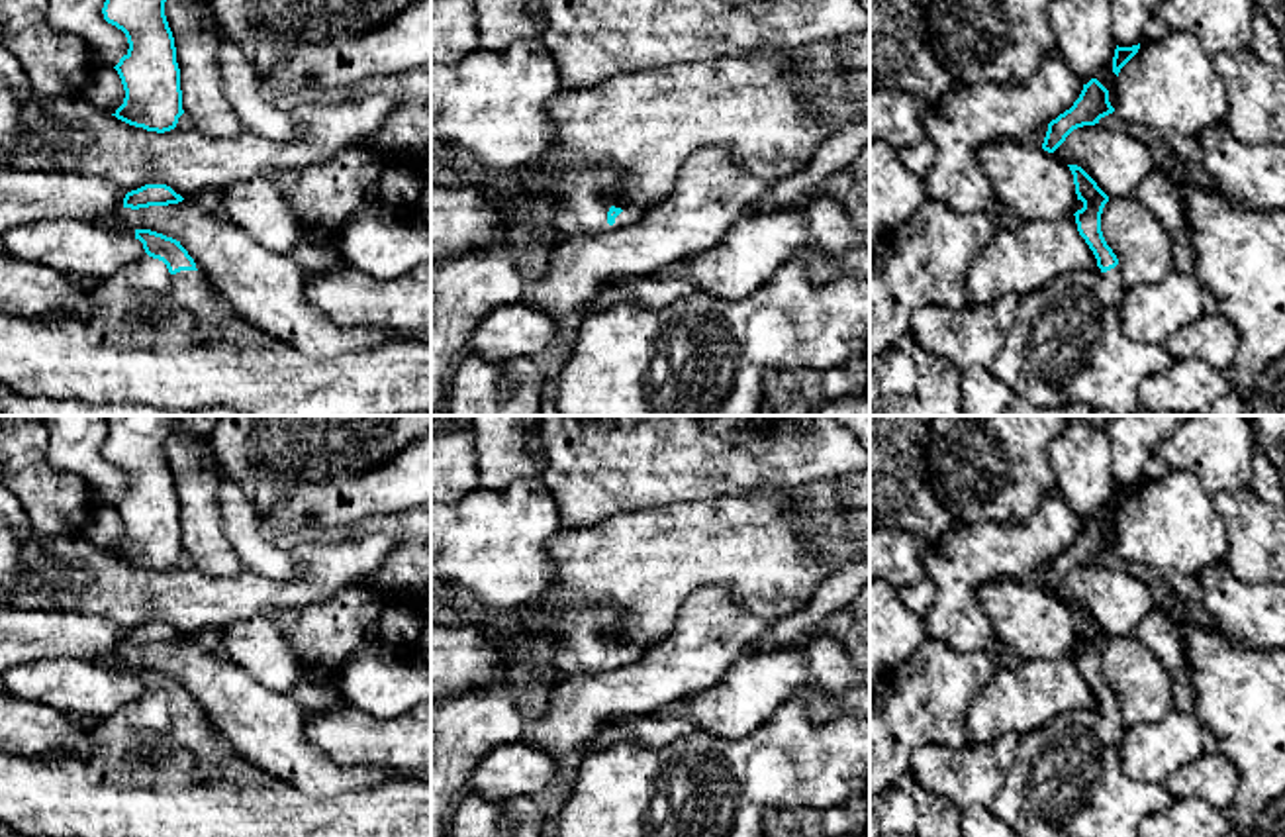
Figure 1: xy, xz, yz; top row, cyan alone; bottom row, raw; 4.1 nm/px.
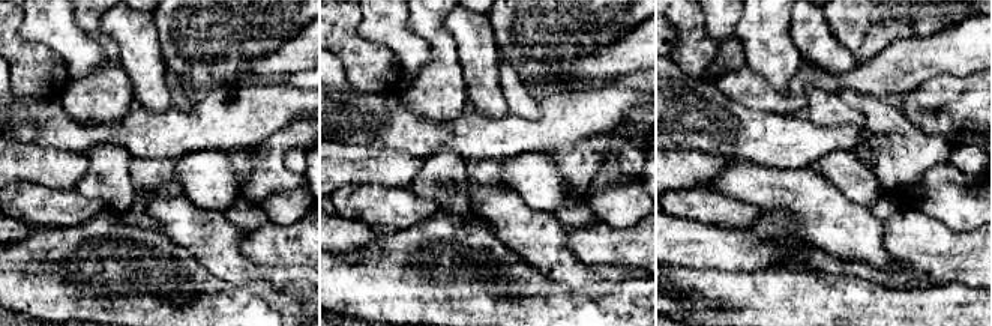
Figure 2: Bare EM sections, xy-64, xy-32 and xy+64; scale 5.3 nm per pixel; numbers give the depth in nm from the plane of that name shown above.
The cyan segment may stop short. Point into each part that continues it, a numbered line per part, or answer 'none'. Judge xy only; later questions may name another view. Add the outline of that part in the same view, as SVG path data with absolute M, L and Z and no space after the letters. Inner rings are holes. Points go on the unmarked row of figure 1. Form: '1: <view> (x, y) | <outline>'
1: xy (149, 773) | M143 692L112 715L82 723L88 755L25 759L0 751L0 823L39 837L431 837L431 782L392 776L329 798L300 792L237 755L200 710L170 714Z

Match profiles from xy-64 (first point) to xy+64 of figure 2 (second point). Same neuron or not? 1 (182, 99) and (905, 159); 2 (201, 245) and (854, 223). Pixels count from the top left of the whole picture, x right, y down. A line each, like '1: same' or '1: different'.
1: same
2: same

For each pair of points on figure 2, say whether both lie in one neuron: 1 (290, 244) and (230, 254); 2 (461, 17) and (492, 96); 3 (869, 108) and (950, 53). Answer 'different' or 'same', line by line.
1: different
2: same
3: different

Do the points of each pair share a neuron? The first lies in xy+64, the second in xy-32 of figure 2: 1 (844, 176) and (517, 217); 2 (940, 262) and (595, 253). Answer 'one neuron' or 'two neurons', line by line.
1: two neurons
2: one neuron

